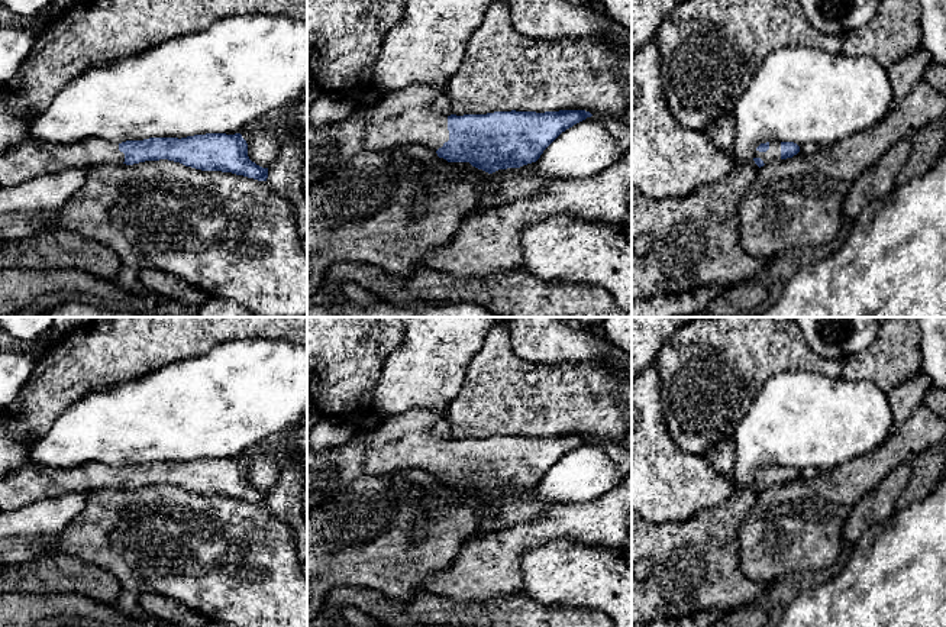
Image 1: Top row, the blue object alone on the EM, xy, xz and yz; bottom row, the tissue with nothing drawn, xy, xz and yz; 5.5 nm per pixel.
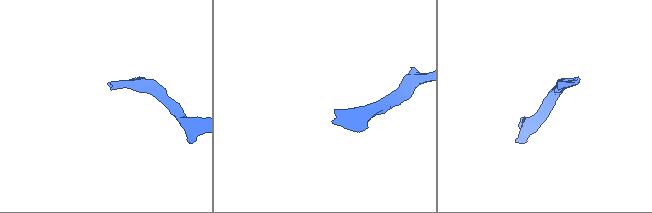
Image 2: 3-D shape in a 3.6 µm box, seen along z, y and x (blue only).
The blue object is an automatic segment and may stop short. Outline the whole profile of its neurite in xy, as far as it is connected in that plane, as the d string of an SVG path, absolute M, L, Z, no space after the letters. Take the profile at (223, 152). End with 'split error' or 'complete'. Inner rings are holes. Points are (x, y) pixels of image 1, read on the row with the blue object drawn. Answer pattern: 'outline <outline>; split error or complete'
outline M206 133L187 138L149 138L114 143L87 138L75 143L51 143L33 138L0 152L0 187L23 184L68 168L100 164L133 165L168 159L201 171L222 171L267 181L268 168L252 162L240 133Z; split error

